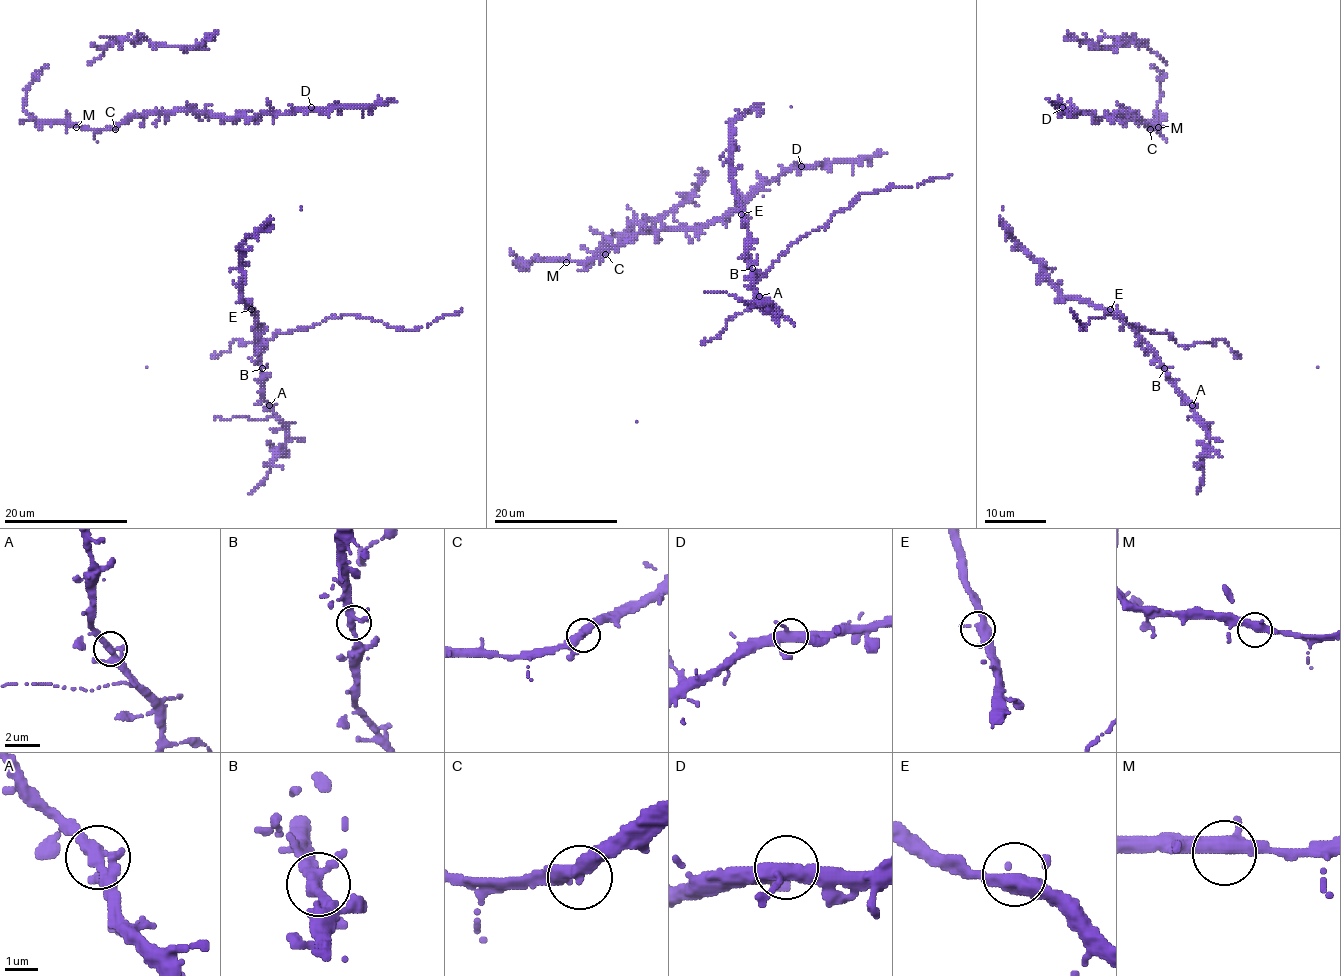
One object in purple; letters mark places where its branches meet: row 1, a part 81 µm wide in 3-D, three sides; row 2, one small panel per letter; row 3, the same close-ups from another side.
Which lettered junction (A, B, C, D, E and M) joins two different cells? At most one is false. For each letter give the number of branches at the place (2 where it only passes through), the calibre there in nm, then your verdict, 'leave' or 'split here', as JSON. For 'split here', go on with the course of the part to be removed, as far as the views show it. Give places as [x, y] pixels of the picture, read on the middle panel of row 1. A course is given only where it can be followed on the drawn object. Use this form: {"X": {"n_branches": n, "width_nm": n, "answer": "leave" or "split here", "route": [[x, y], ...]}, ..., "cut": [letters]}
{"A": {"n_branches": 4, "width_nm": 320, "answer": "leave"}, "B": {"n_branches": 4, "width_nm": 300, "answer": "leave"}, "C": {"n_branches": 3, "width_nm": 300, "answer": "leave"}, "D": {"n_branches": 4, "width_nm": 360, "answer": "leave"}, "E": {"n_branches": 4, "width_nm": 320, "answer": "leave"}, "M": {"n_branches": 3, "width_nm": 340, "answer": "leave"}, "cut": []}

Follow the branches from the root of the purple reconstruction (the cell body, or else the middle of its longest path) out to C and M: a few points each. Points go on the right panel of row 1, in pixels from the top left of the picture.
C: (1057, 115), (1062, 109), (1104, 118), (1130, 112), (1138, 115), (1150, 129)
M: (1057, 115), (1062, 109), (1104, 118), (1130, 112), (1150, 127), (1158, 127)

